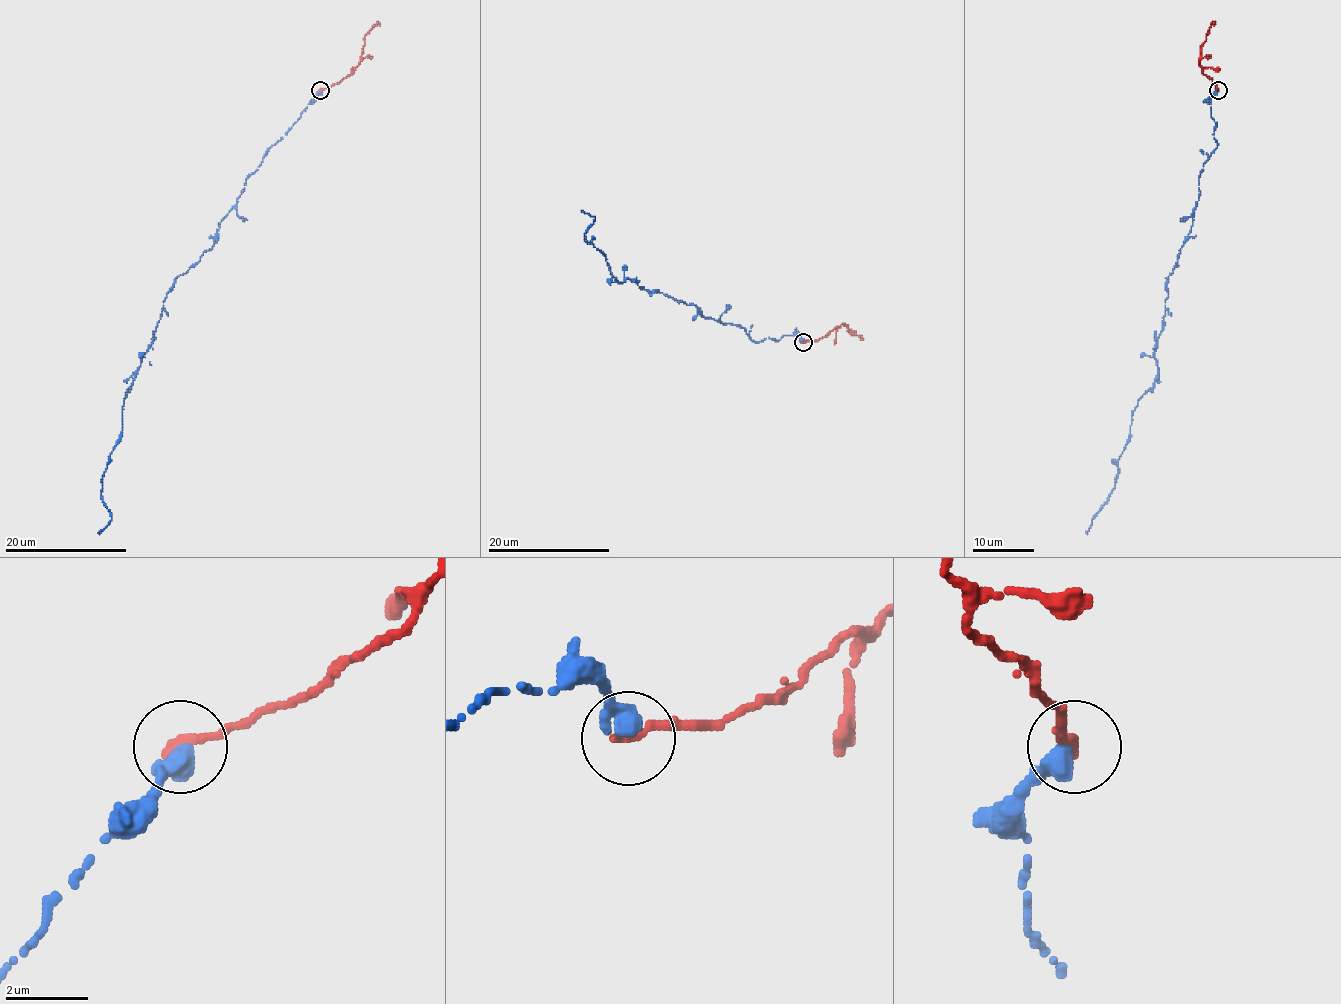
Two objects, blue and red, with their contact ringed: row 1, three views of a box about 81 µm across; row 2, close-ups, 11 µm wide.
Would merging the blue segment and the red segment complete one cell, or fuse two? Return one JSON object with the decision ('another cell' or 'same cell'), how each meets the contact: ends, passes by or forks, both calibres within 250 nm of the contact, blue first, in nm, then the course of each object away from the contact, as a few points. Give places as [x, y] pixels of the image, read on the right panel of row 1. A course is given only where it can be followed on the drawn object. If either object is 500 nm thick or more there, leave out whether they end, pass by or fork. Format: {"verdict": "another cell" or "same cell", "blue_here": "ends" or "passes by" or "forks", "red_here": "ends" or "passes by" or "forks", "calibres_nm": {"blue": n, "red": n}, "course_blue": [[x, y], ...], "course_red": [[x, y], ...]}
{"verdict": "same cell", "blue_here": "ends", "red_here": "ends", "calibres_nm": {"blue": 480, "red": 260}, "course_blue": [[1217, 90], [1209, 97], [1217, 148], [1168, 276], [1154, 384], [1137, 401], [1108, 500], [1085, 532]], "course_red": [[1218, 90], [1203, 73], [1200, 64], [1200, 52], [1215, 21]]}

